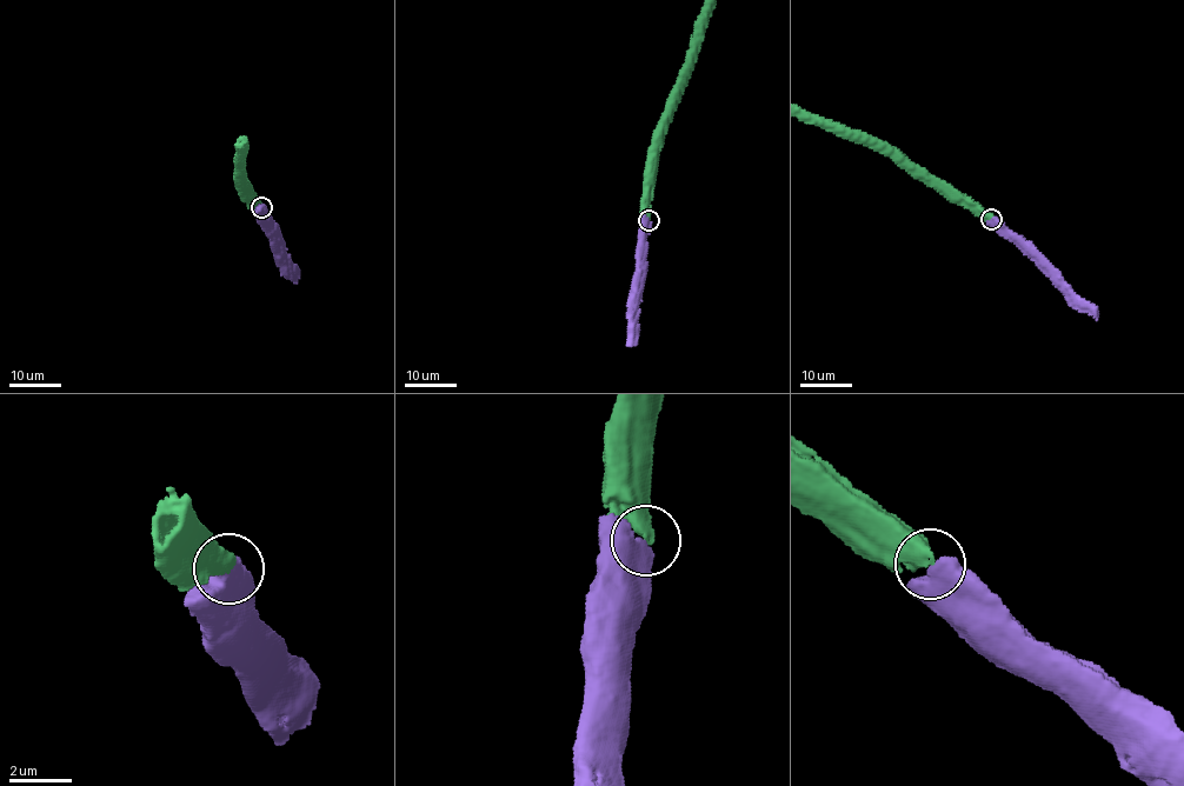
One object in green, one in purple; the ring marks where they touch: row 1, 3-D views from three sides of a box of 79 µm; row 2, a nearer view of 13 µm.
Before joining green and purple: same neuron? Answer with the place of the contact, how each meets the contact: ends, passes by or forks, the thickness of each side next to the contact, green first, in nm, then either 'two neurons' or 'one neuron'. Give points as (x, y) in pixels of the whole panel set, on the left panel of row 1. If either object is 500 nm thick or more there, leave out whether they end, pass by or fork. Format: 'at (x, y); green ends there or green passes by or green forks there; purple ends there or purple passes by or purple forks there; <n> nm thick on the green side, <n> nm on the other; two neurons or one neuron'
at (261, 207); 500 nm thick on the green side, 650 nm on the other; one neuron

